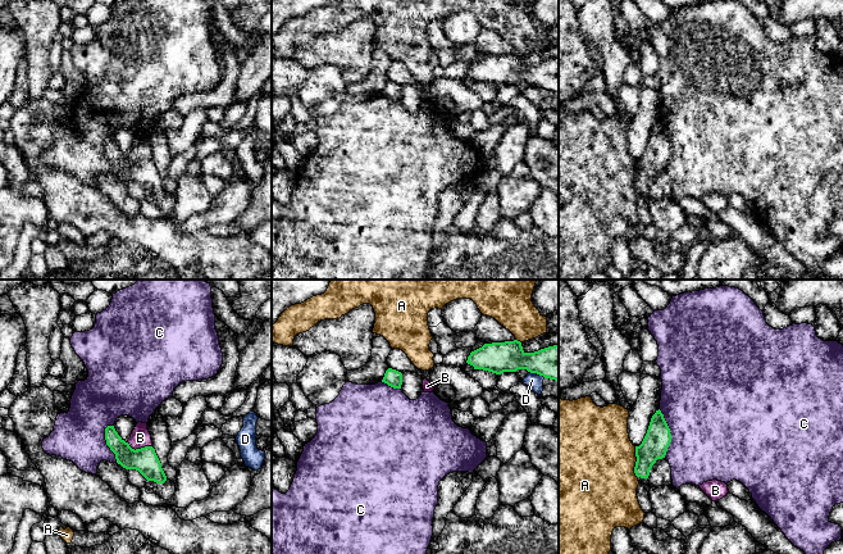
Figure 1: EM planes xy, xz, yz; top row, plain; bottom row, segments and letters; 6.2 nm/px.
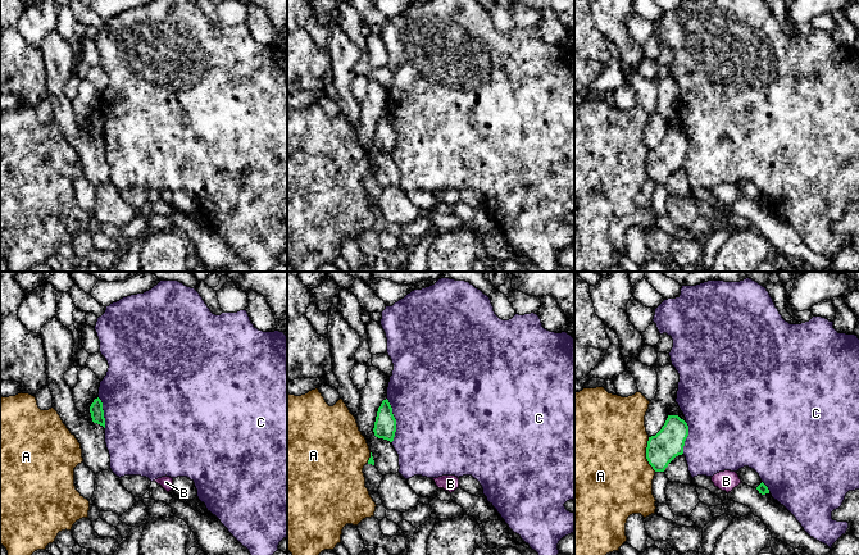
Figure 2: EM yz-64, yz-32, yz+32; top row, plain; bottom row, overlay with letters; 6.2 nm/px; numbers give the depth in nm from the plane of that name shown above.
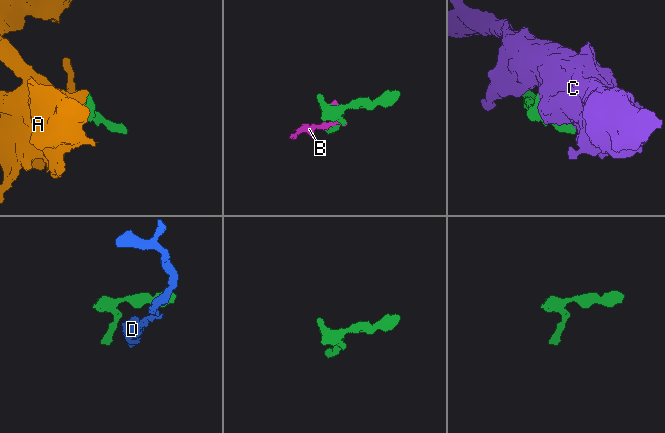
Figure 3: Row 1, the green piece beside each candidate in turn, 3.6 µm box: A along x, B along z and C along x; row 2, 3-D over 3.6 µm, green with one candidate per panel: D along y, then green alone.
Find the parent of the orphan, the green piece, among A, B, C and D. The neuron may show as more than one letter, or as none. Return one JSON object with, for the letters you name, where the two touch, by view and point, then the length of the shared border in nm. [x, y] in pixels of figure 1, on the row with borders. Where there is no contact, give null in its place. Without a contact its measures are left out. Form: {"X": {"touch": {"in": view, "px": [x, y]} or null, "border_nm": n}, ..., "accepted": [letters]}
{"accepted": []}

